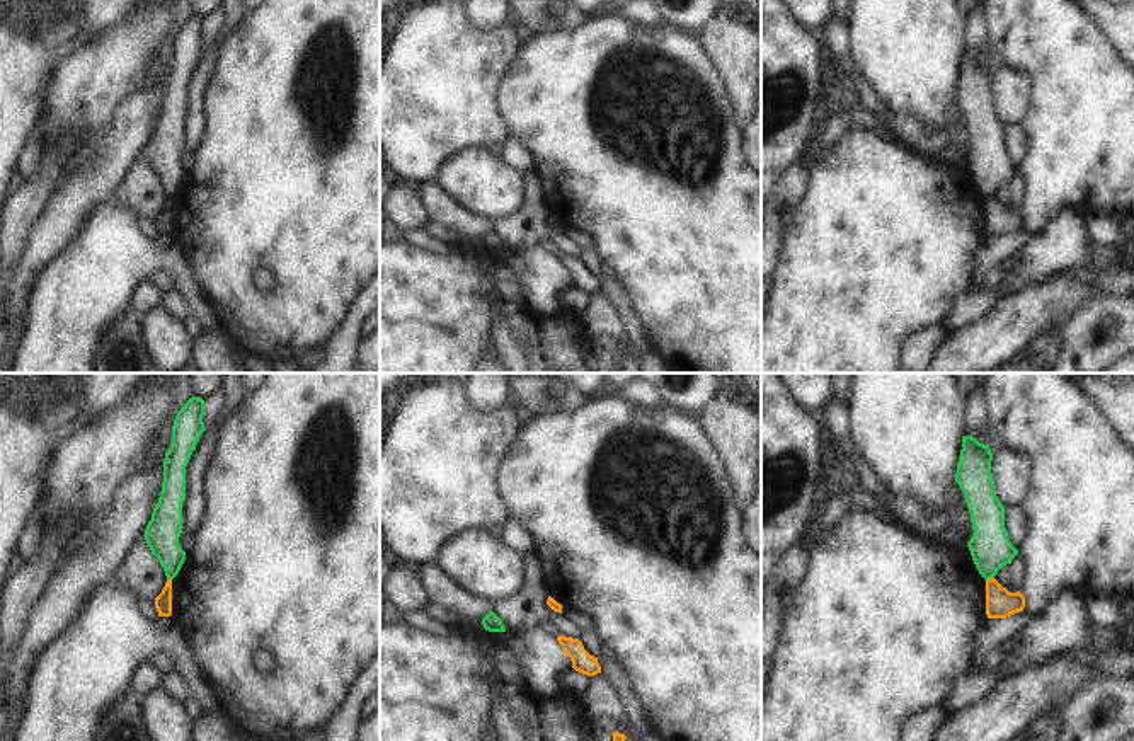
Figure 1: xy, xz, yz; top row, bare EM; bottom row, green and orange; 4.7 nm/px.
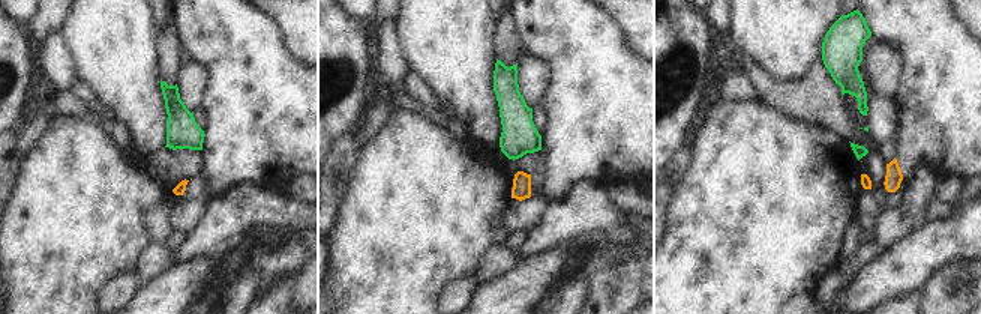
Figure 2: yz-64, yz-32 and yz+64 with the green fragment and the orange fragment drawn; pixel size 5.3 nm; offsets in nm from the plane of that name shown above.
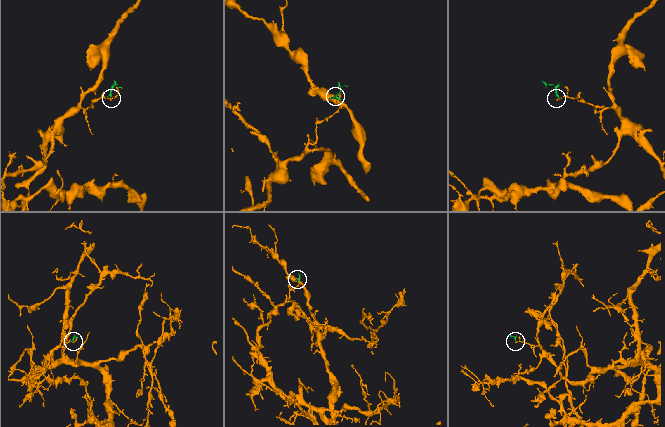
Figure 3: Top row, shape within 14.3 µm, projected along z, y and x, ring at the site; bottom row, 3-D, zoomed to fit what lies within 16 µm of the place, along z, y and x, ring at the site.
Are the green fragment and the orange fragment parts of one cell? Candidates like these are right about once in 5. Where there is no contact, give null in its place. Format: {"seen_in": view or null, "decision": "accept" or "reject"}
{"seen_in": "yz", "decision": "reject"}

